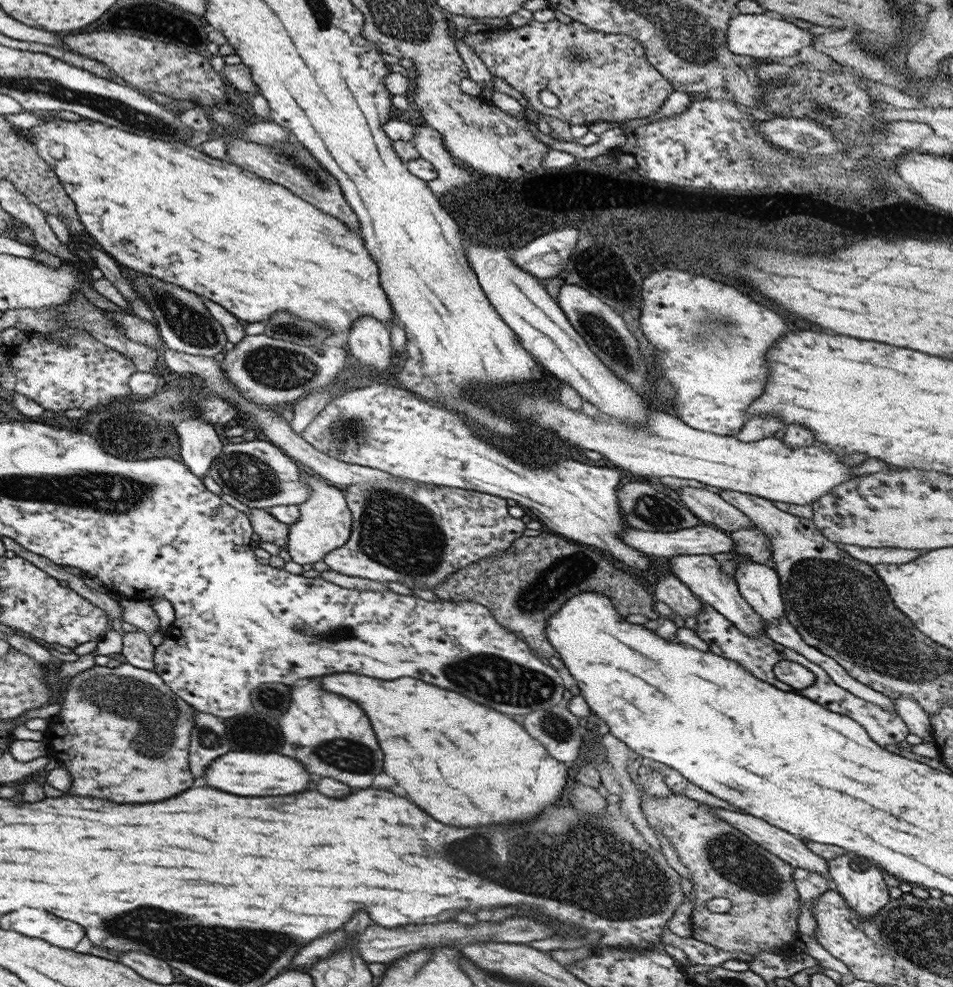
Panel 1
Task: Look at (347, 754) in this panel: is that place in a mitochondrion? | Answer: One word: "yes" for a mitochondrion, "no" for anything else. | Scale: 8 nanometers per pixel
yes

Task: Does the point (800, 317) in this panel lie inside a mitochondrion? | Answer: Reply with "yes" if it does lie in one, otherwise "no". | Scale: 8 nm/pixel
no

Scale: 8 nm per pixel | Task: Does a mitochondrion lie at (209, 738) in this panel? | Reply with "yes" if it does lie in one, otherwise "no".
yes

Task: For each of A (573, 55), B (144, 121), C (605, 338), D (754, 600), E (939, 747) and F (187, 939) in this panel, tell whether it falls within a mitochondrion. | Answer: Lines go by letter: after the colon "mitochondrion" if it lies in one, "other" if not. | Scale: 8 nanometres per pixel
A: mitochondrion
B: mitochondrion
C: mitochondrion
D: other
E: other
F: mitochondrion

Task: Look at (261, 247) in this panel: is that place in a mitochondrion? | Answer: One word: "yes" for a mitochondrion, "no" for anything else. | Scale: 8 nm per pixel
no

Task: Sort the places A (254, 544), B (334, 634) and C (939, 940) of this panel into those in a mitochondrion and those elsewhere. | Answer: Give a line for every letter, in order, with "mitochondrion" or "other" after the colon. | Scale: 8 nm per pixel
A: other
B: mitochondrion
C: mitochondrion

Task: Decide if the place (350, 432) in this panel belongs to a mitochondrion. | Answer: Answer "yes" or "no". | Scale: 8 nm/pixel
yes

